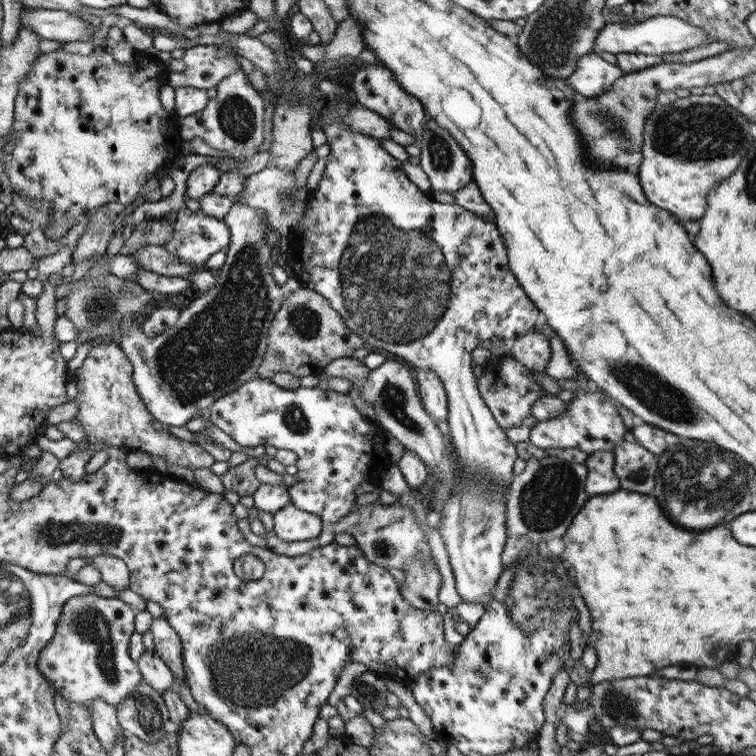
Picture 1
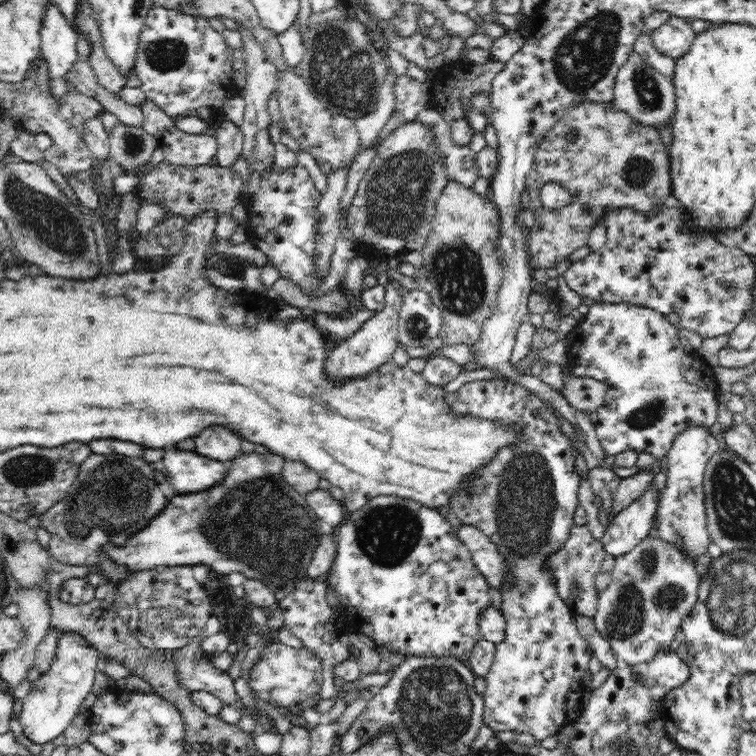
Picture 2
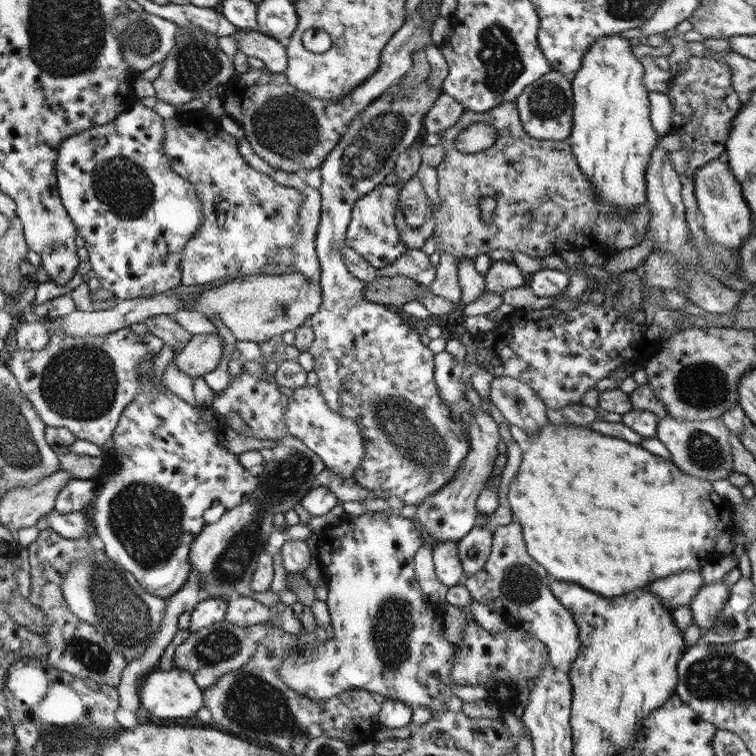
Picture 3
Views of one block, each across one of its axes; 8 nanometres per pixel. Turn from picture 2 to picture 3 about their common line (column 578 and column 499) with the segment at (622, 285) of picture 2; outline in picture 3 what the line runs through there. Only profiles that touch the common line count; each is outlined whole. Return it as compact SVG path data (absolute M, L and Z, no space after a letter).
M491 262L488 271L482 275L484 290L493 294L502 294L509 288L525 287L528 276L515 266L514 262Z

